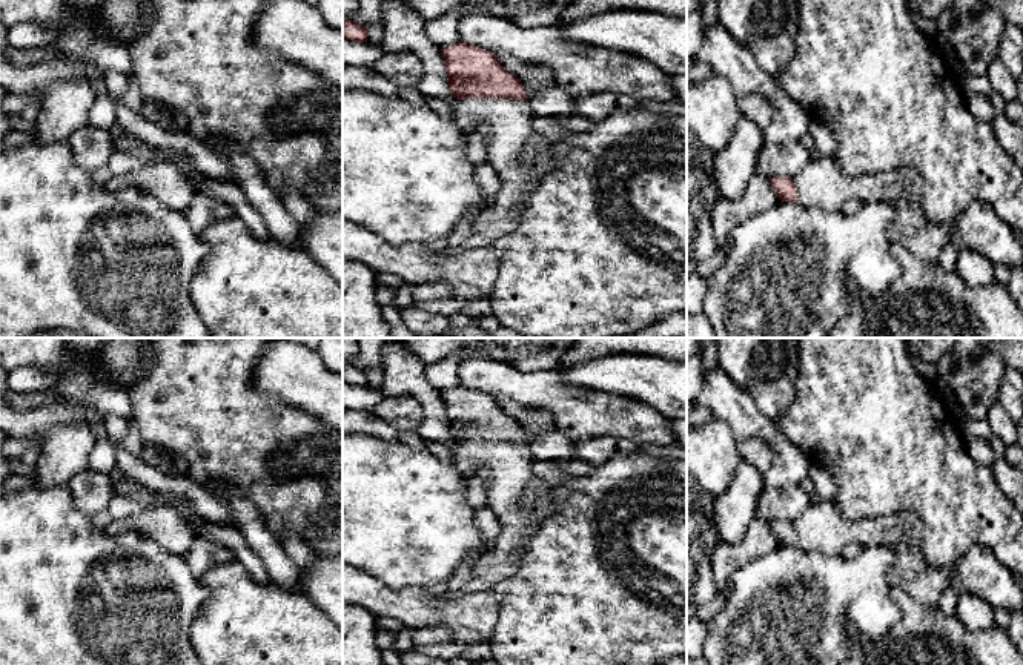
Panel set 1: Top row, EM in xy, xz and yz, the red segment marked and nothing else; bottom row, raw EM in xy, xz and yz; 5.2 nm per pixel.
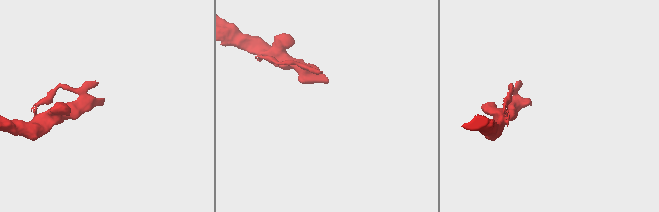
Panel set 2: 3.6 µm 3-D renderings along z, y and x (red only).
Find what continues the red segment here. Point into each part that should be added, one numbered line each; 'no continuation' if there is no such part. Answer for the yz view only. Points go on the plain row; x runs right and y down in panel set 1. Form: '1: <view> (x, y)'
1: yz (821, 527)

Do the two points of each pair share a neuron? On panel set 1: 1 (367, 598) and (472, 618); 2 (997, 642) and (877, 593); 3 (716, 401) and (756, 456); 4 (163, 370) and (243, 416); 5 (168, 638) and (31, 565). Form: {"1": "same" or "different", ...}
{"1": "same", "2": "different", "3": "different", "4": "same", "5": "same"}

